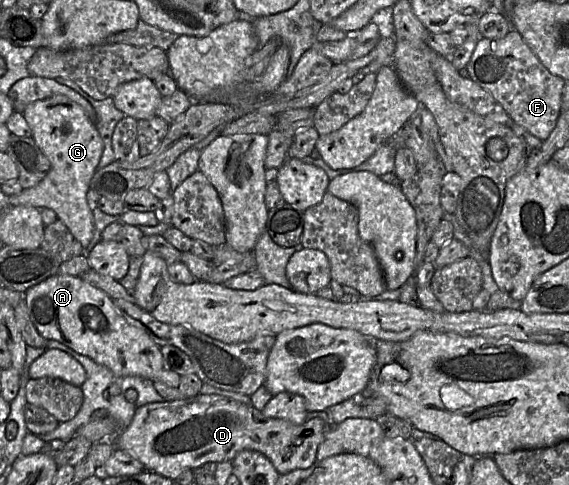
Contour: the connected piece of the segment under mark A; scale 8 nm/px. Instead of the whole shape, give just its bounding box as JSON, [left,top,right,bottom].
[24,274,181,388]

